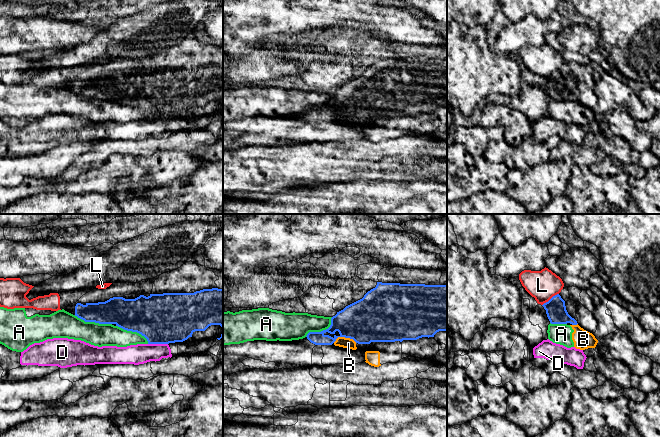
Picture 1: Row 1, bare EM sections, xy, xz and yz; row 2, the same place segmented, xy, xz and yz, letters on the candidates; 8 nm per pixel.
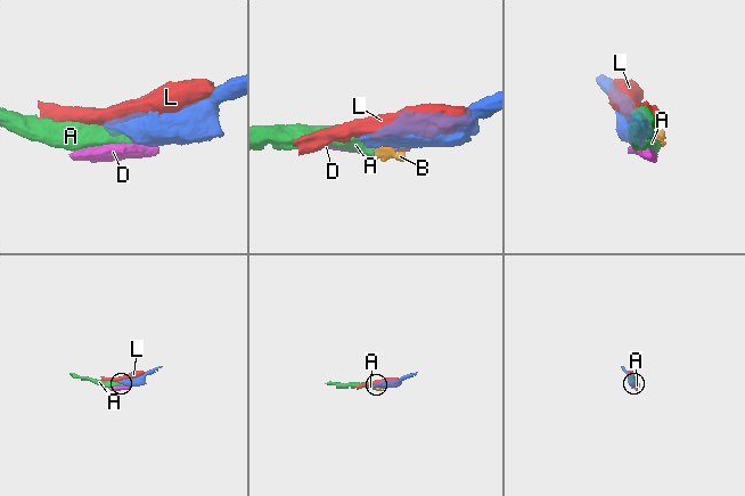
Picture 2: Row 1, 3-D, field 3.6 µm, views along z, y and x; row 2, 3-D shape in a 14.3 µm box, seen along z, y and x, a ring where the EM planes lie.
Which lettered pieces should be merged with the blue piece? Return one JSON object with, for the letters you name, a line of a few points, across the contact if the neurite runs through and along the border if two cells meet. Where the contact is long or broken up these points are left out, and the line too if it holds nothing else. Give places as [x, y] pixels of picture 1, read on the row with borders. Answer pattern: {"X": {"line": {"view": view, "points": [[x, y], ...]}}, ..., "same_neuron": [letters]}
{"same_neuron": []}

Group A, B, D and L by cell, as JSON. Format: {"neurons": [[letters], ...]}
{"neurons": [["A", "B"], ["D"], ["L"]]}

